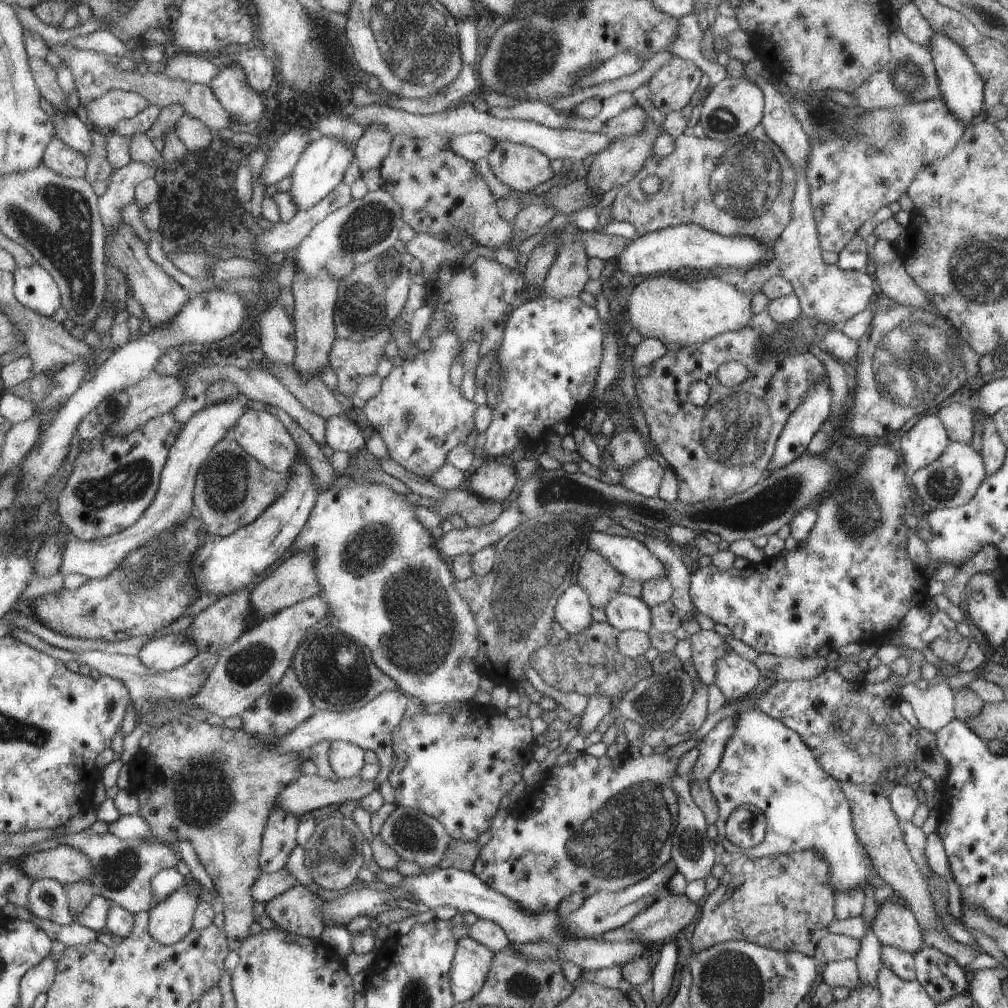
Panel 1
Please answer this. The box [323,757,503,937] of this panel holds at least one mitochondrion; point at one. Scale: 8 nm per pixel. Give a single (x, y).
(413, 833)

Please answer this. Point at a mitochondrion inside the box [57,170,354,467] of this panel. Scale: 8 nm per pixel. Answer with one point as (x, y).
(114, 408)

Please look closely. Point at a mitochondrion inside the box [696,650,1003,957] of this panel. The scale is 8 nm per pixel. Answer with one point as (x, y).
(859, 726)

